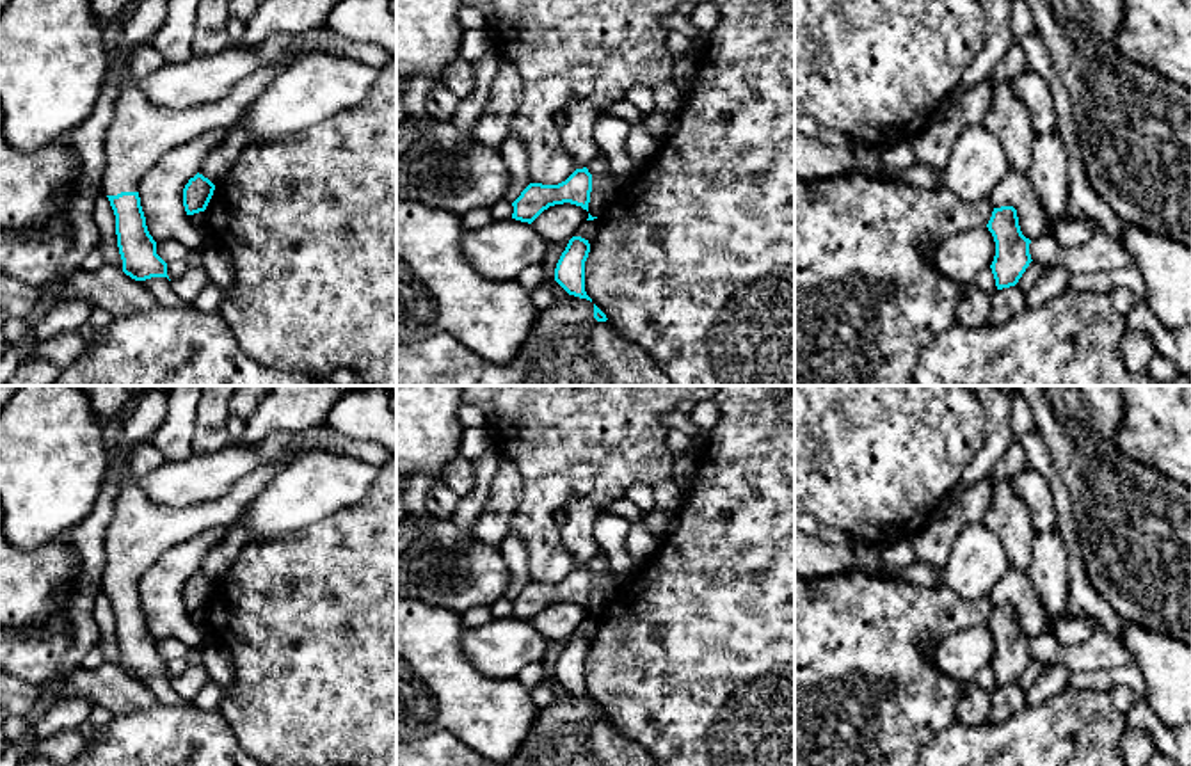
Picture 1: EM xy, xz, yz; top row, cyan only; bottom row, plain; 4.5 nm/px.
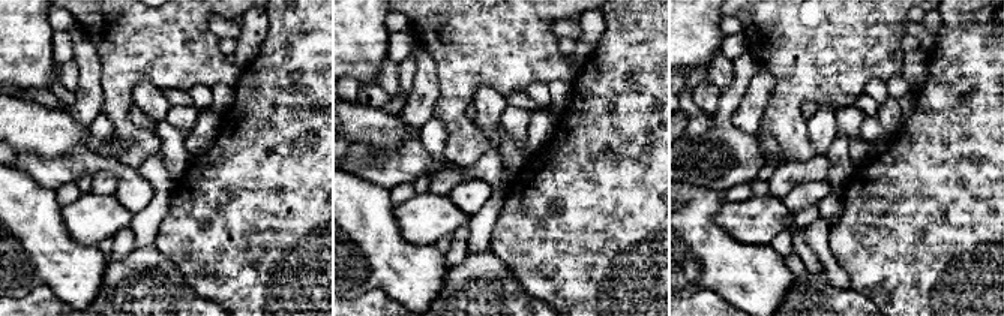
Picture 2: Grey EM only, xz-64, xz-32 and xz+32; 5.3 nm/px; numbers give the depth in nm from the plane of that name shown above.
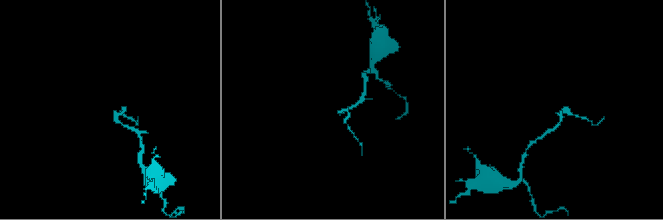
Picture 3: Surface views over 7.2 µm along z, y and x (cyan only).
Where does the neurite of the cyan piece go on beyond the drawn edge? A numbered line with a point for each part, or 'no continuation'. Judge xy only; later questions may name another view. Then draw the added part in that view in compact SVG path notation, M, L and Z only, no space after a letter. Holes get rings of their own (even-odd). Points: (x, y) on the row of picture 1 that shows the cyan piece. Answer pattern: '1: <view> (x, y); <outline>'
1: xy (141, 132); M325 25L299 34L293 46L297 55L274 64L242 80L229 96L187 110L169 110L151 103L135 78L126 76L114 100L112 123L105 137L107 167L101 192L117 195L137 192L139 180L171 149L192 140L206 130L233 124L238 114L277 75L308 53L343 55L375 69L396 57L377 43L347 39Z

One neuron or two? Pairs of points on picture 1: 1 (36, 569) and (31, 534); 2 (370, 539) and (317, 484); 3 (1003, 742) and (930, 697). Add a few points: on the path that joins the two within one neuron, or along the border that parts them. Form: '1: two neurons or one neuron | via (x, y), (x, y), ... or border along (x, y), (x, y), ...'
1: two neurons | border along (61, 539), (29, 551), (18, 551)
2: two neurons | border along (374, 480), (361, 500), (304, 526)
3: two neurons | border along (955, 720), (923, 747)

